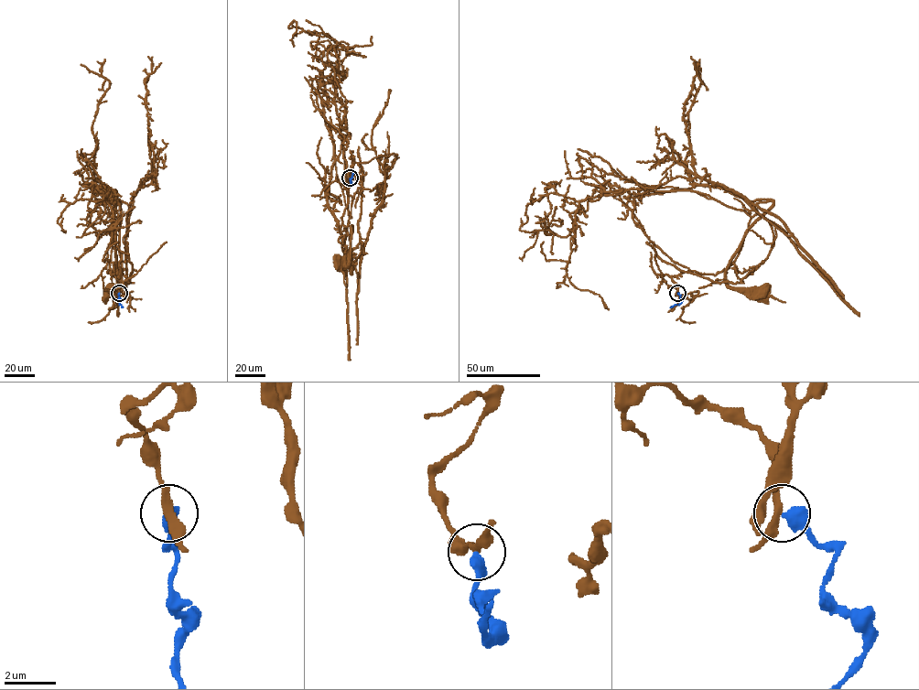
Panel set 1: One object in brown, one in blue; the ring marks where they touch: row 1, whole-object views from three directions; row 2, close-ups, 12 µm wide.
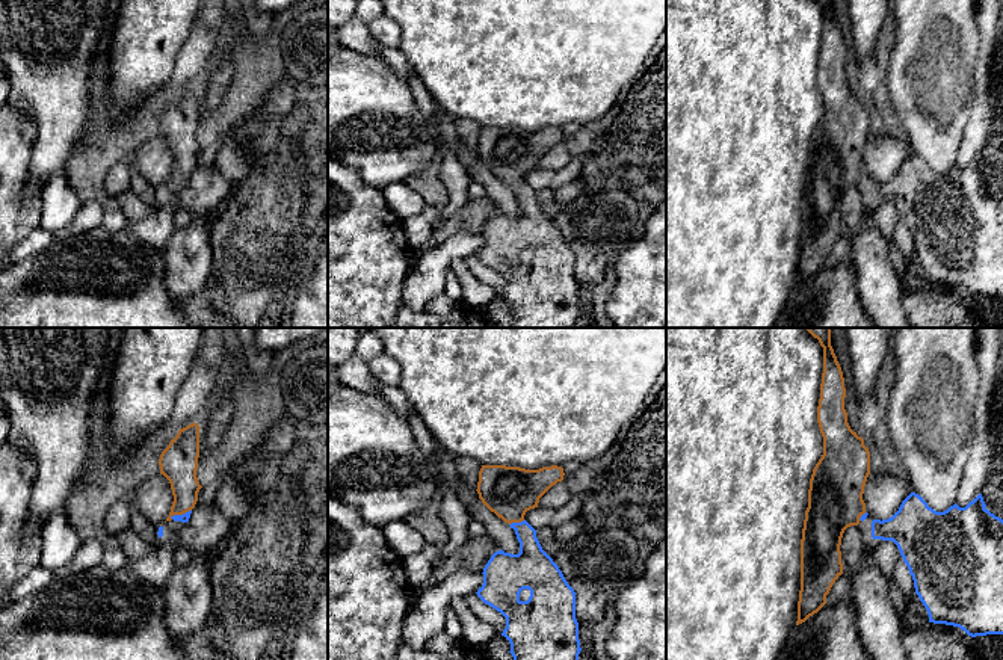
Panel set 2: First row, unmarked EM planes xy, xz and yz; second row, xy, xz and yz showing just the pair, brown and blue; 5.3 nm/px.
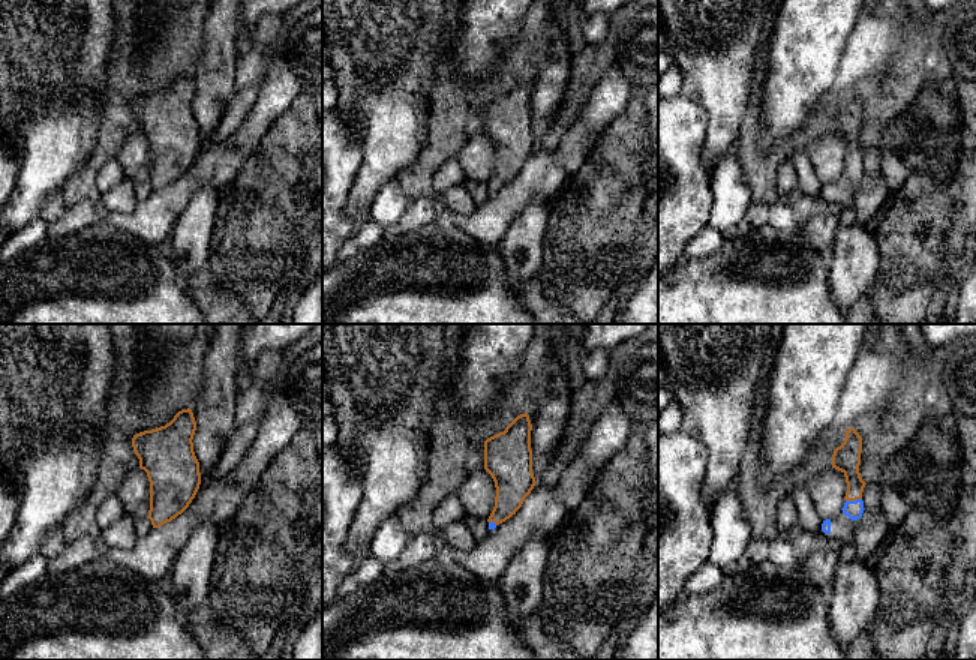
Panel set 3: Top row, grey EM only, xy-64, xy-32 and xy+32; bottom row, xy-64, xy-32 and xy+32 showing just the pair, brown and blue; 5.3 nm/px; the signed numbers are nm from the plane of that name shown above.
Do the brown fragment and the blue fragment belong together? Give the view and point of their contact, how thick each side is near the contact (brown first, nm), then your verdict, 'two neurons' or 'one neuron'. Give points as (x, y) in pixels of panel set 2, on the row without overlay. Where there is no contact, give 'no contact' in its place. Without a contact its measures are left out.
meets brown in xy at (180, 175); 180 nm thick on the brown side, 50 nm on the other; one neuron

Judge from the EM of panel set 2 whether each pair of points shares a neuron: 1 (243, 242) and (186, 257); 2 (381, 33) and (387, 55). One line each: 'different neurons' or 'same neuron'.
1: different neurons
2: different neurons

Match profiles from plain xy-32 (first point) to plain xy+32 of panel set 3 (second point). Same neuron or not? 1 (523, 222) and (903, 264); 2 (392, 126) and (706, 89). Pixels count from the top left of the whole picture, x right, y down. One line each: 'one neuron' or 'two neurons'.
1: two neurons
2: one neuron

